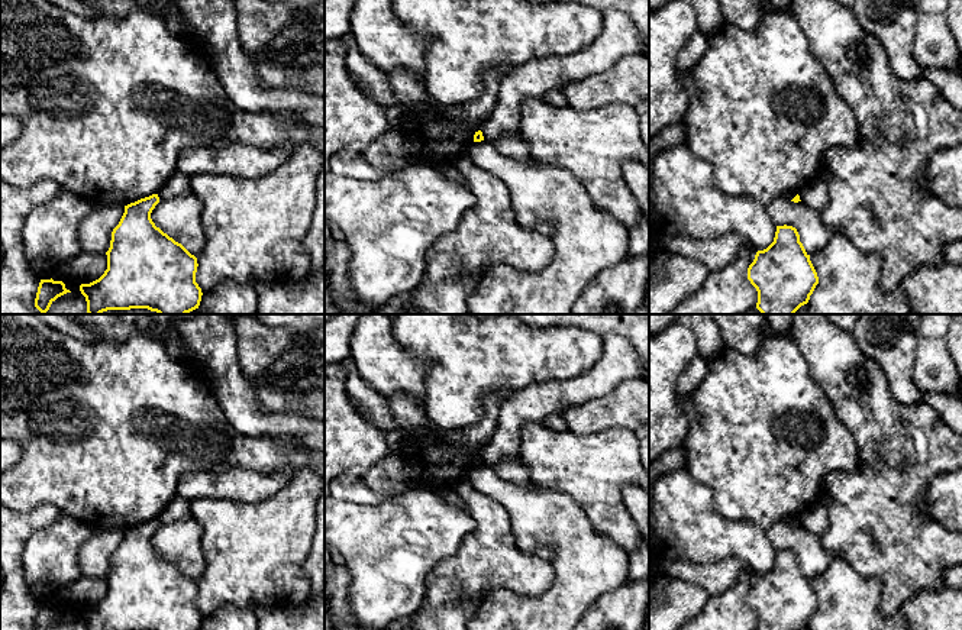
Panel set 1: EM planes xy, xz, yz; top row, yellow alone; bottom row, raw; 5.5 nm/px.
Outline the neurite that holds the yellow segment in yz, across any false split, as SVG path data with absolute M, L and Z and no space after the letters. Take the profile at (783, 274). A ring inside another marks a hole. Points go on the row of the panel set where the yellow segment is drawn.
M787 224L777 226L774 242L756 252L748 280L758 291L756 308L762 314L794 314L819 284L797 229Z

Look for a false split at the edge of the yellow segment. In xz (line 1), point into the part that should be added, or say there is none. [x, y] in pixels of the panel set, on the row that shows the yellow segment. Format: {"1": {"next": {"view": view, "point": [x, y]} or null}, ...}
{"1": {"next": null}}

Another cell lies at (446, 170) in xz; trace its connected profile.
M442 164L438 171L442 177L446 177L458 184L467 184L465 177L452 164Z

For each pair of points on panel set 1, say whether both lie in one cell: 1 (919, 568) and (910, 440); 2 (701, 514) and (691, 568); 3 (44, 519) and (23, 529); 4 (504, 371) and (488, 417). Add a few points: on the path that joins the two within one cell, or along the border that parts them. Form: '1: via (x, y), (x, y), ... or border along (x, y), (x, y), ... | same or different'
1: via (910, 536), (910, 472) | same
2: border along (726, 558), (704, 564), (681, 559), (664, 561) | different
3: via (39, 519), (28, 524) | same
4: border along (516, 391), (487, 394), (483, 414), (477, 422) | different

